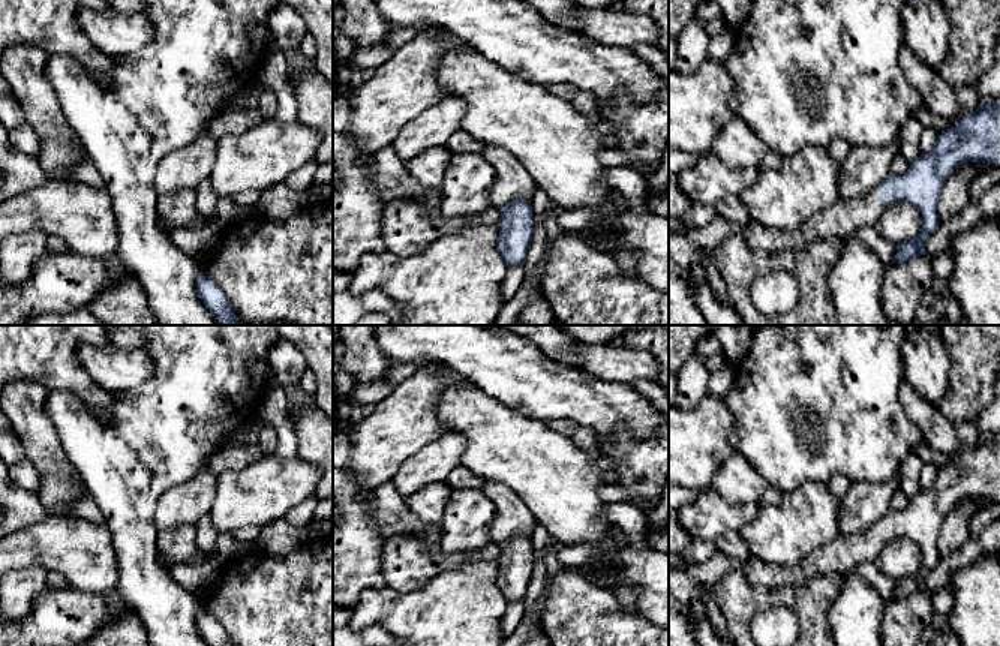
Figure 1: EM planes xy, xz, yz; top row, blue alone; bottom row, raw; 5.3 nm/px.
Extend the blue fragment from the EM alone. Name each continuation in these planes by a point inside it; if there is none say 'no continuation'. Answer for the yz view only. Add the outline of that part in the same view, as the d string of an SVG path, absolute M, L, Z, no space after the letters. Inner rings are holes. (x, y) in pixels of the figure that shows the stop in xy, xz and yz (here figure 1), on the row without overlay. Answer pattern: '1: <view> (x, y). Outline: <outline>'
1: yz (843, 553). Outline: M879 523L850 535L837 535L832 541L816 549L801 562L790 567L768 565L750 558L742 571L753 586L763 591L795 588L817 574L846 574L858 565L874 562L889 540L879 535Z

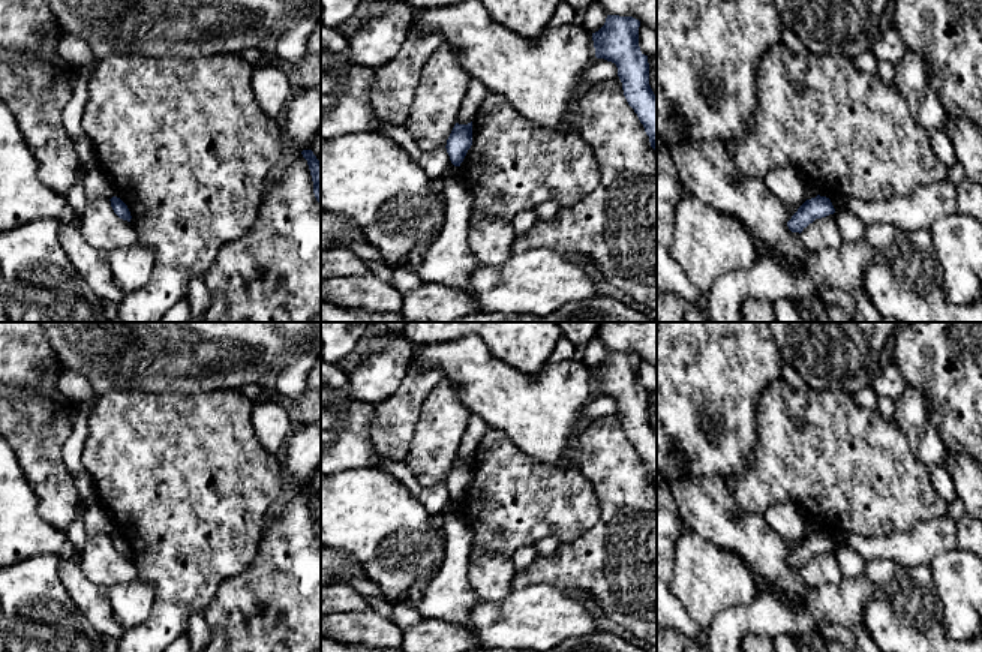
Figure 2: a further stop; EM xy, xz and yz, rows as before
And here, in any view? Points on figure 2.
no continuation

